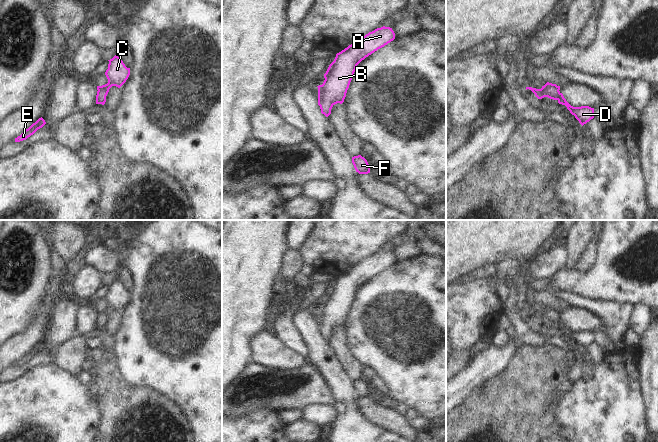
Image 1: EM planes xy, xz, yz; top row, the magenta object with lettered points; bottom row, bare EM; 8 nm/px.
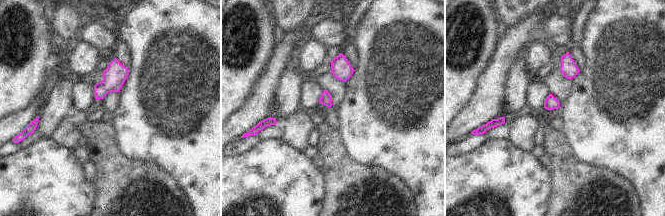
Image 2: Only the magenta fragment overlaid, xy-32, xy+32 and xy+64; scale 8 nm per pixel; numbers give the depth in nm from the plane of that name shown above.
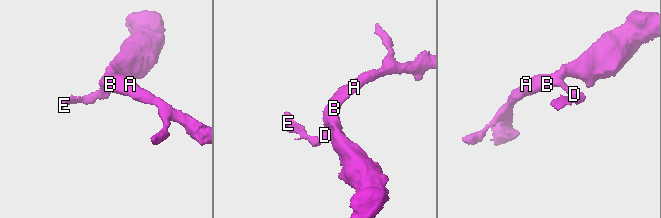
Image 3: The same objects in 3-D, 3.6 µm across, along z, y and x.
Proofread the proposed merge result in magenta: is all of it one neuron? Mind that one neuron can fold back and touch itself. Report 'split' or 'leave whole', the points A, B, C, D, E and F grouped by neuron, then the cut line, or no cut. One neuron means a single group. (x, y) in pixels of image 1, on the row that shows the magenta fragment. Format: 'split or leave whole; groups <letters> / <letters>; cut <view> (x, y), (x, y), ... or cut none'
leave whole; groups A B C D E F; cut none

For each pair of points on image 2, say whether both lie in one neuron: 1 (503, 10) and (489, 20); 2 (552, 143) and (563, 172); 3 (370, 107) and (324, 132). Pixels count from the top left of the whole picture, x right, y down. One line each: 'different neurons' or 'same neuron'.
1: different neurons
2: same neuron
3: different neurons

